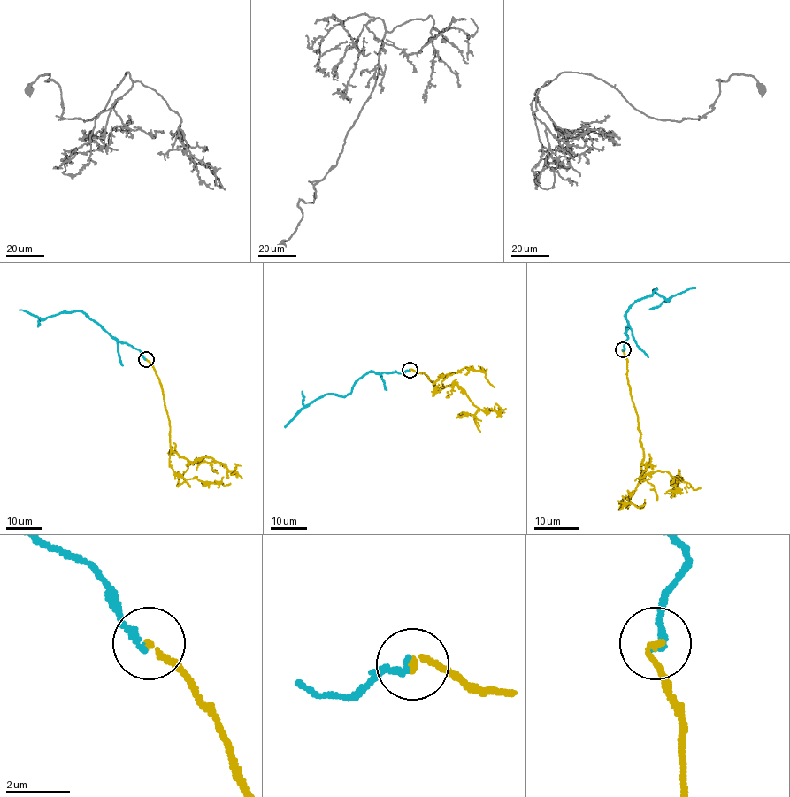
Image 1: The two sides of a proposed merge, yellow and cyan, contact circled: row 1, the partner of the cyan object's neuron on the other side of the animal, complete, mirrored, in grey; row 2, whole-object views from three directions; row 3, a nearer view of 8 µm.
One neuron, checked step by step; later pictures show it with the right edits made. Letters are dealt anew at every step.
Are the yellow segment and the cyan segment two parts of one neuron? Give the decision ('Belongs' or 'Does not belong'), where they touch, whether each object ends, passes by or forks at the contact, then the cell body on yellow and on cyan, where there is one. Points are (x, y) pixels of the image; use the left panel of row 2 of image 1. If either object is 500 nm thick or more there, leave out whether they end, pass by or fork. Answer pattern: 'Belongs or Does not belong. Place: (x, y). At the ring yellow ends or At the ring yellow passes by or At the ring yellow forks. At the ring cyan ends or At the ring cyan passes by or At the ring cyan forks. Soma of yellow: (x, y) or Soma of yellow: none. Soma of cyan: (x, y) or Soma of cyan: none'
Does not belong. Place: (146, 359). At the ring yellow ends. At the ring cyan ends. Soma of yellow: none. Soma of cyan: none

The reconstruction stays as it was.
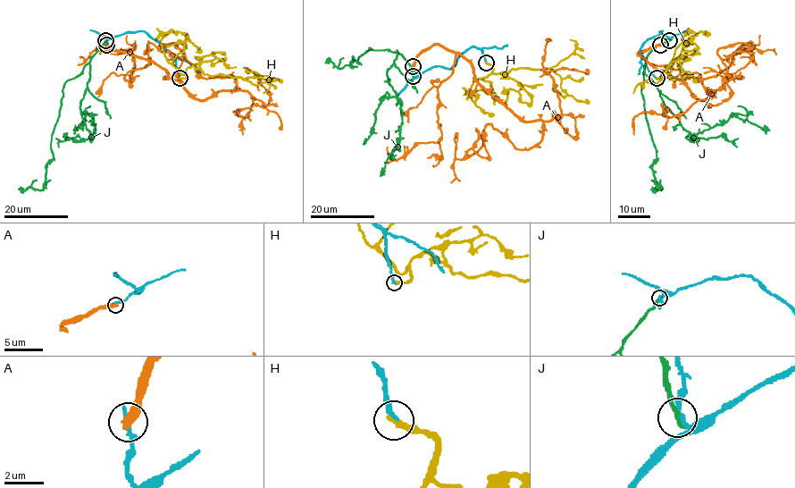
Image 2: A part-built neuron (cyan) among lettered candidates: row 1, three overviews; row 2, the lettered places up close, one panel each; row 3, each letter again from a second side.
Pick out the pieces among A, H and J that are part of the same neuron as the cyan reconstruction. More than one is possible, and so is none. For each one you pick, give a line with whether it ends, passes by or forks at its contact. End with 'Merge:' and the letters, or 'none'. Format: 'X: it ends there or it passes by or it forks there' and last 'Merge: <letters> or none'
Merge: none

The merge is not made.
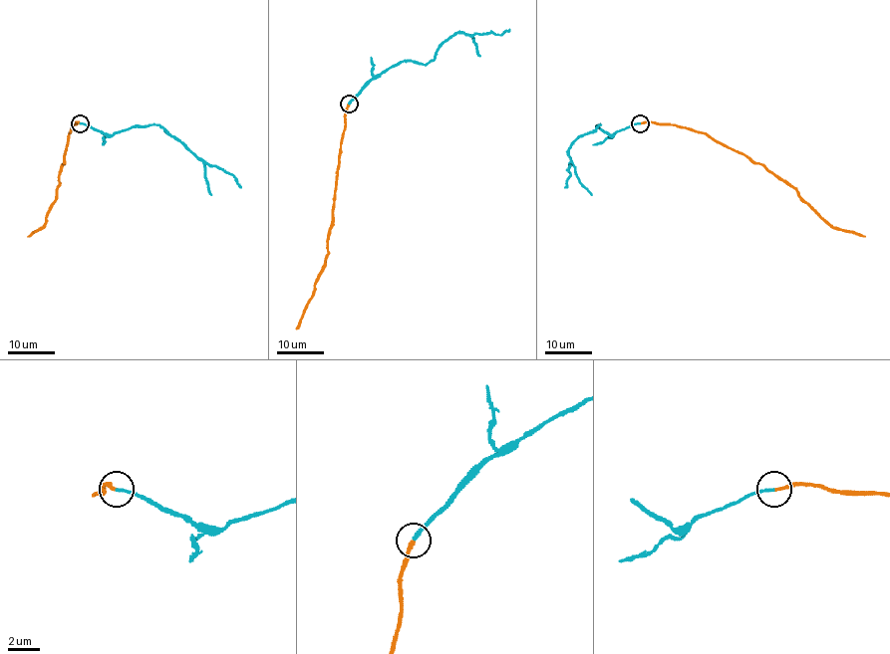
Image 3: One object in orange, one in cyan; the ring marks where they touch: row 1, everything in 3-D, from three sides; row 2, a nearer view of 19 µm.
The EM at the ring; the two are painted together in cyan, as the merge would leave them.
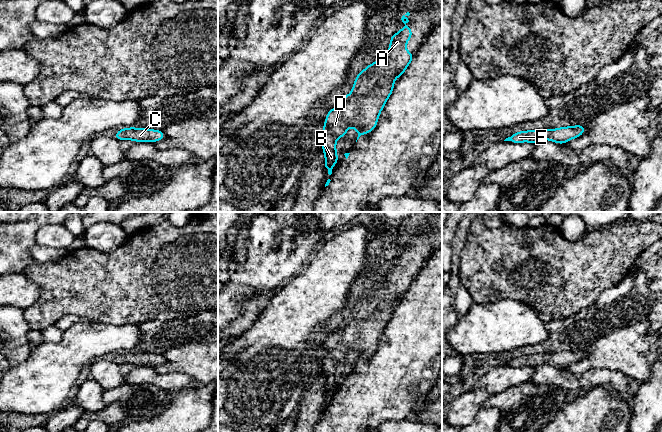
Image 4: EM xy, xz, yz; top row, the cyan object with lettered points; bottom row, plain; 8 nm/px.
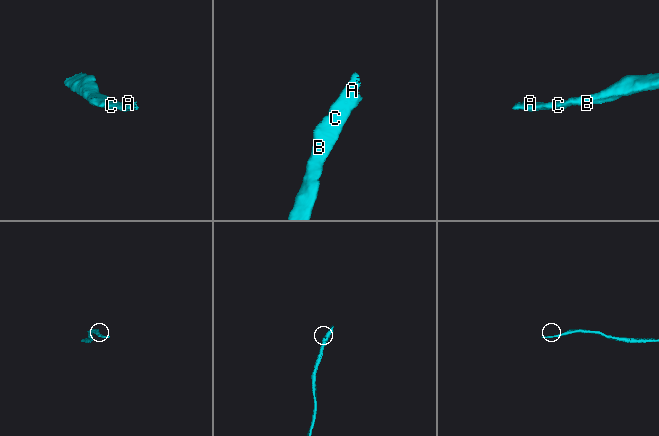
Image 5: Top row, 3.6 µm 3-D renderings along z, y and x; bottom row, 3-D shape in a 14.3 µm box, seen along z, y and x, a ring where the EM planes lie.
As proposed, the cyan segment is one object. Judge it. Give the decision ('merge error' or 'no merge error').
no merge error

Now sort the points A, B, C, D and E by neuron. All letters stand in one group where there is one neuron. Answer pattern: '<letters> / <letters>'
A B C D E

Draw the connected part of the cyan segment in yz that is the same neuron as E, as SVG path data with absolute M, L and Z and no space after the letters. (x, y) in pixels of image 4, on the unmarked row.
M584 349L561 351L552 354L544 352L541 354L519 355L504 365L513 367L530 366L536 368L542 364L551 364L555 367L564 368L573 362L581 360L584 356Z

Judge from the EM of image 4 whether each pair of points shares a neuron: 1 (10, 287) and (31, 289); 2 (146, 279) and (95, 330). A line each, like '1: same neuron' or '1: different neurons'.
1: same neuron
2: different neurons

